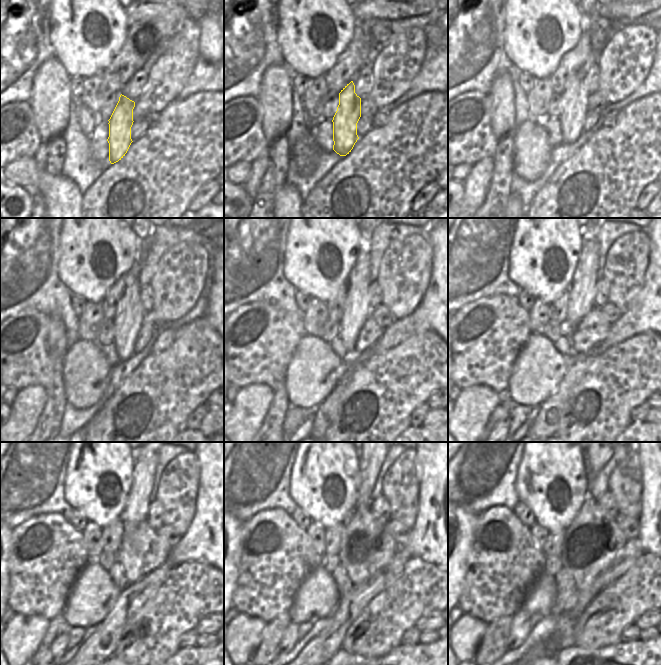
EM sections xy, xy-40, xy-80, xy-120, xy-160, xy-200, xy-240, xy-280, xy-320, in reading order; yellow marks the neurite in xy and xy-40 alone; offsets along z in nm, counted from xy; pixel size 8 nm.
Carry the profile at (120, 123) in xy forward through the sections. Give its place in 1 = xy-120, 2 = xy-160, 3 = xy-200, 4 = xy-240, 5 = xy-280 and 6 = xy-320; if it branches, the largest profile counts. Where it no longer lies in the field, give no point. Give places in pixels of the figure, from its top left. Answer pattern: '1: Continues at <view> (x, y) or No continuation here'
1: Continues at xy-120 (126, 324)
2: Continues at xy-160 (357, 309)
3: Continues at xy-200 (582, 289)
4: Continues at xy-240 (137, 504)
5: Continues at xy-280 (370, 462)
6: Continues at xy-320 (594, 462).

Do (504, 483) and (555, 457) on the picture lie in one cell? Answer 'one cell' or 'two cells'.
two cells

